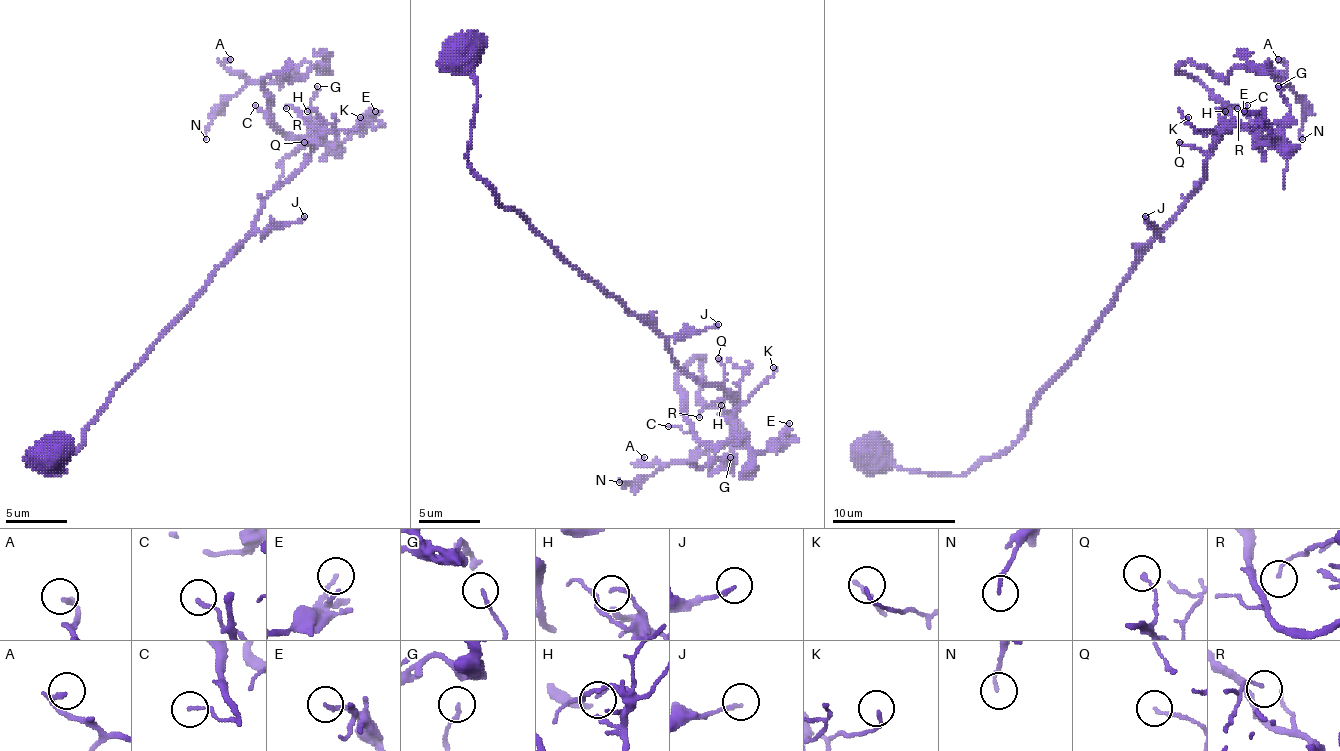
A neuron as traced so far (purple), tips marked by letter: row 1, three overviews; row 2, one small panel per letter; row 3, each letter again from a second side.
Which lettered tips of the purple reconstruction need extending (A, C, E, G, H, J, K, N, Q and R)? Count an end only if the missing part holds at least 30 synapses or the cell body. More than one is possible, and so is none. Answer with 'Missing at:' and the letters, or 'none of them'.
Missing at: none of them

